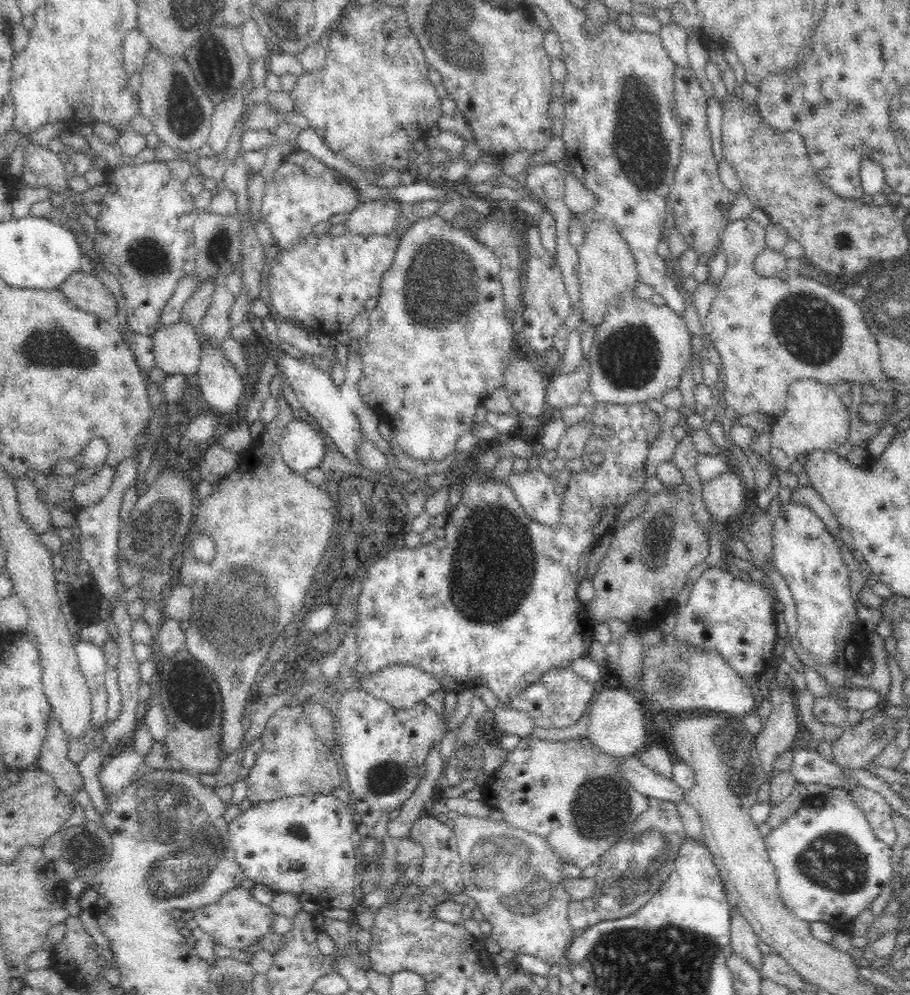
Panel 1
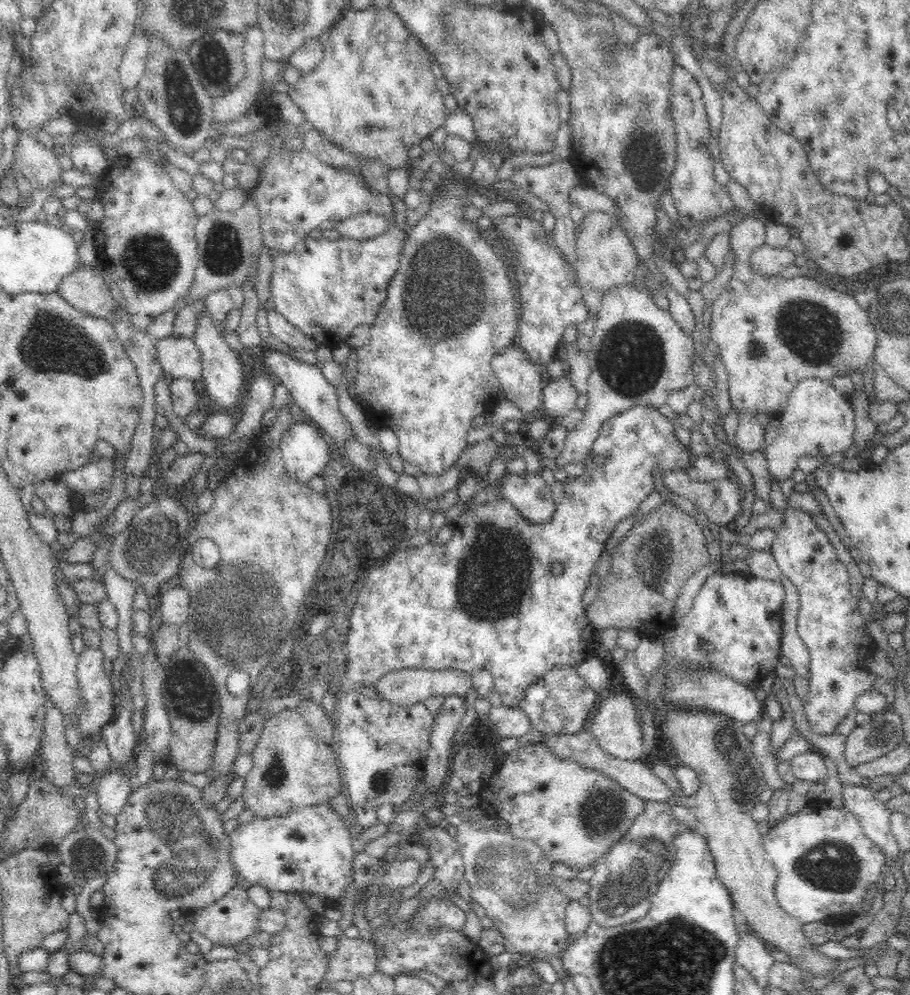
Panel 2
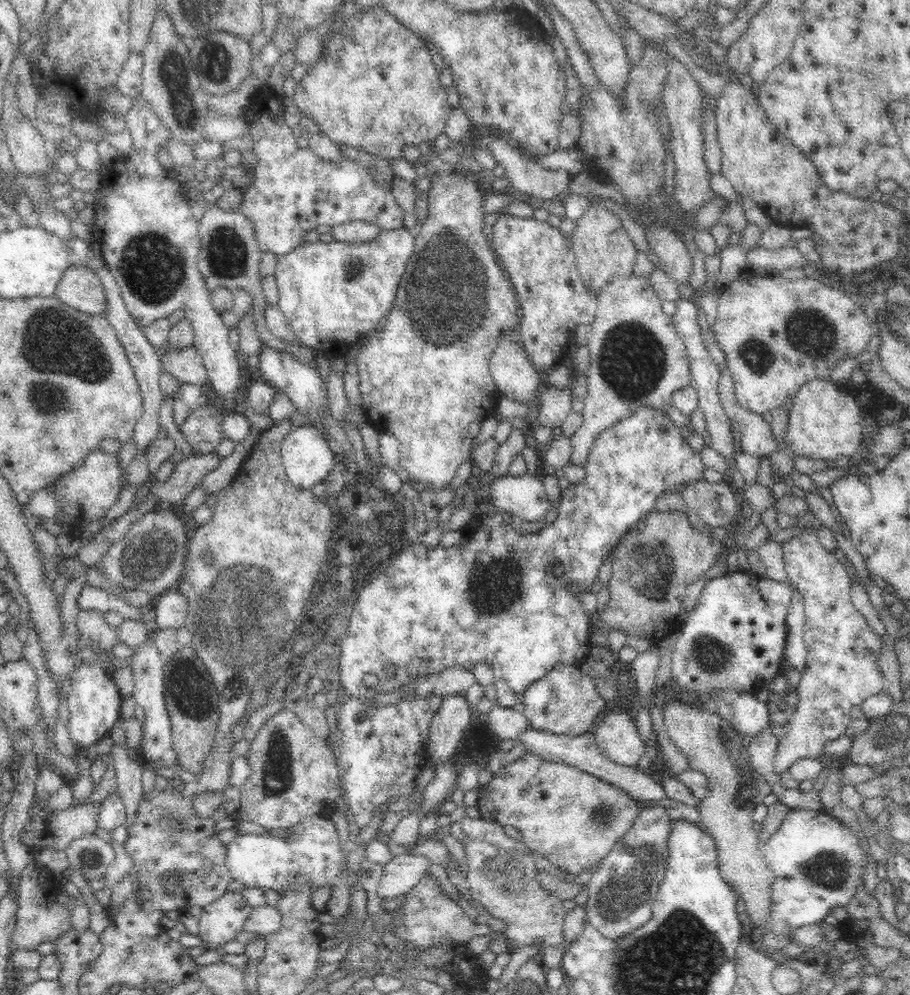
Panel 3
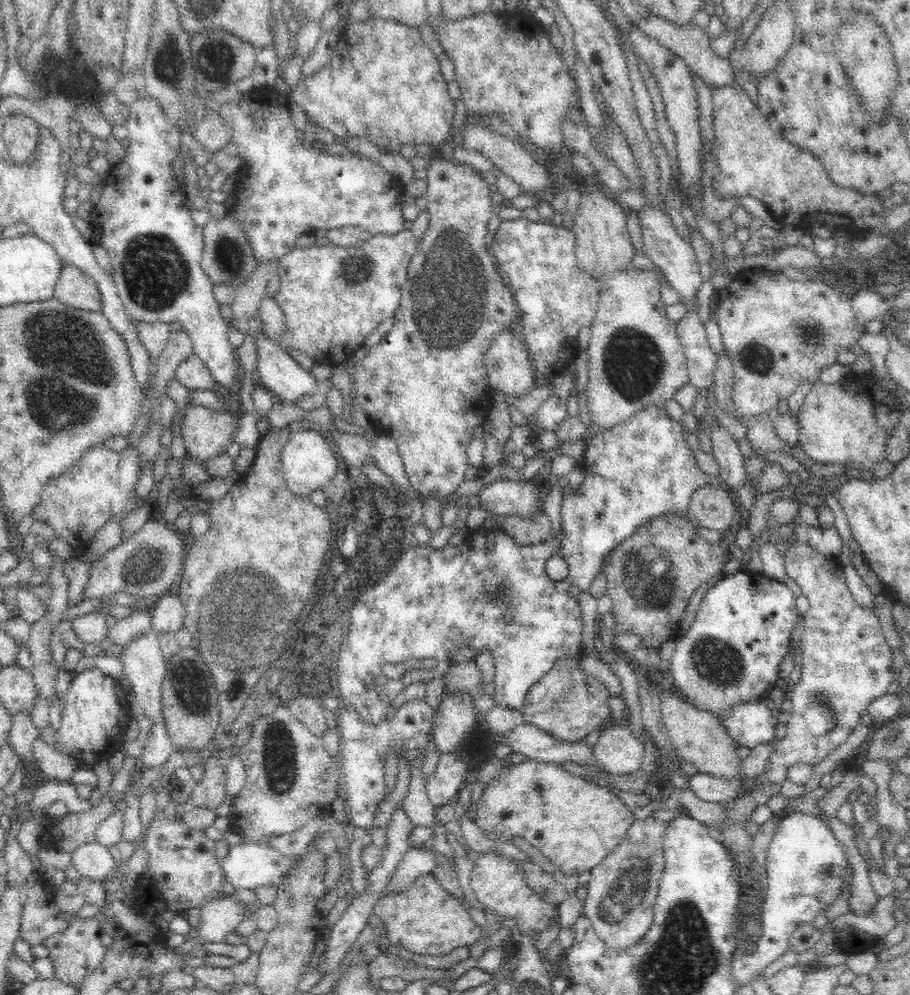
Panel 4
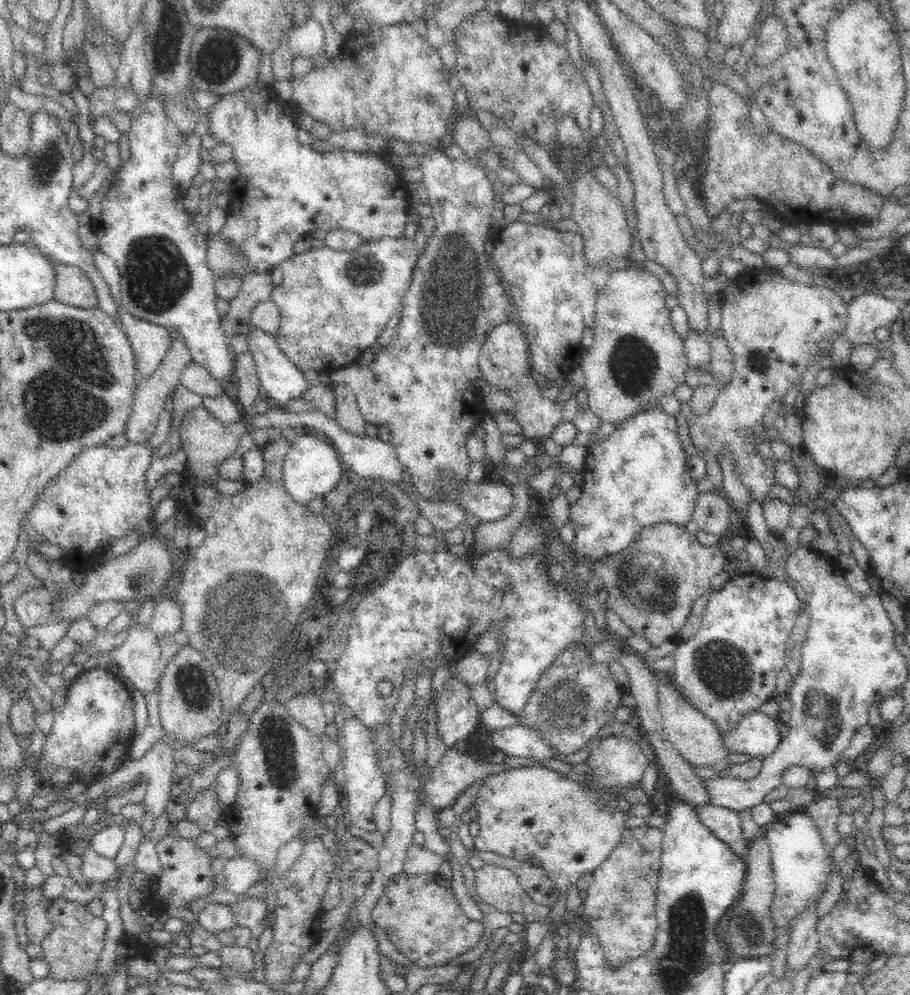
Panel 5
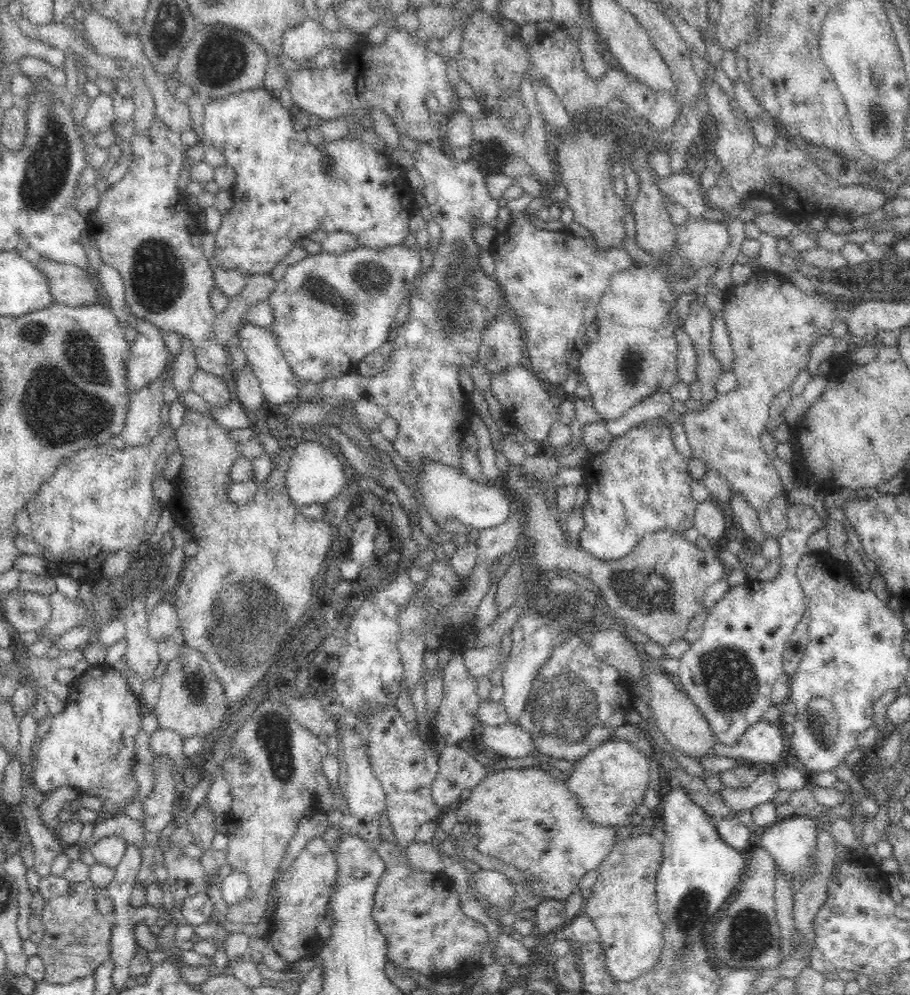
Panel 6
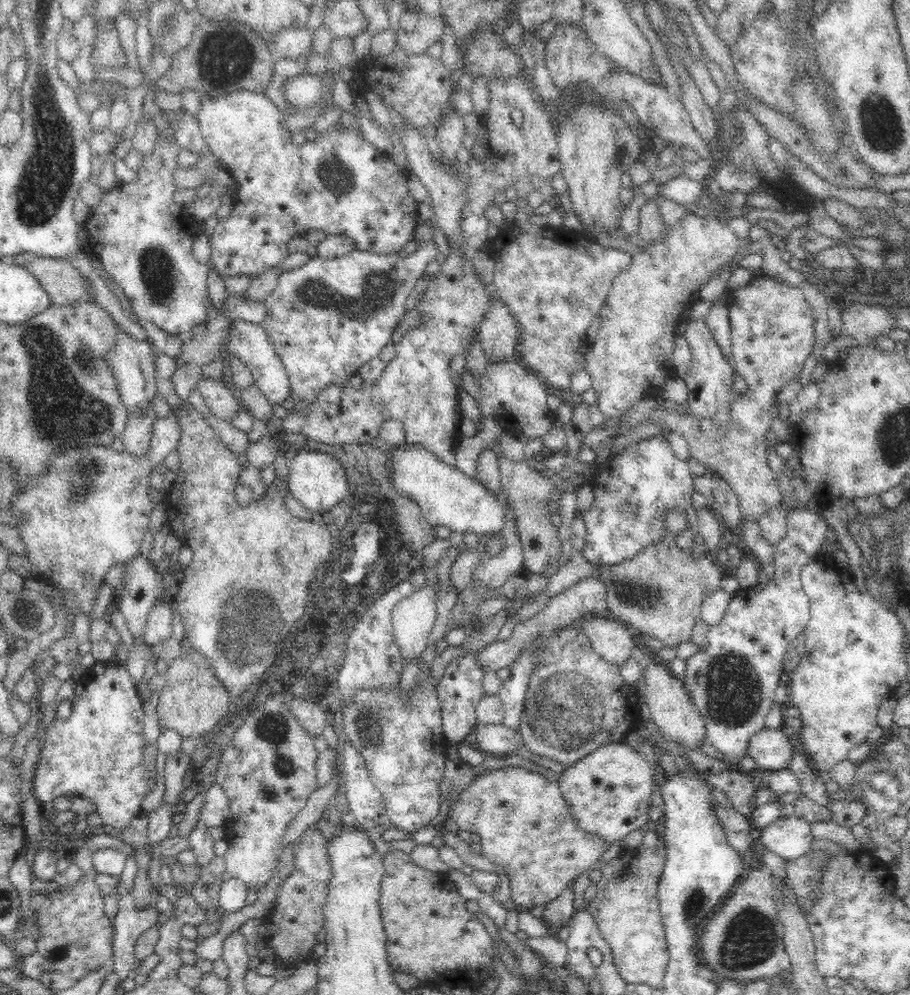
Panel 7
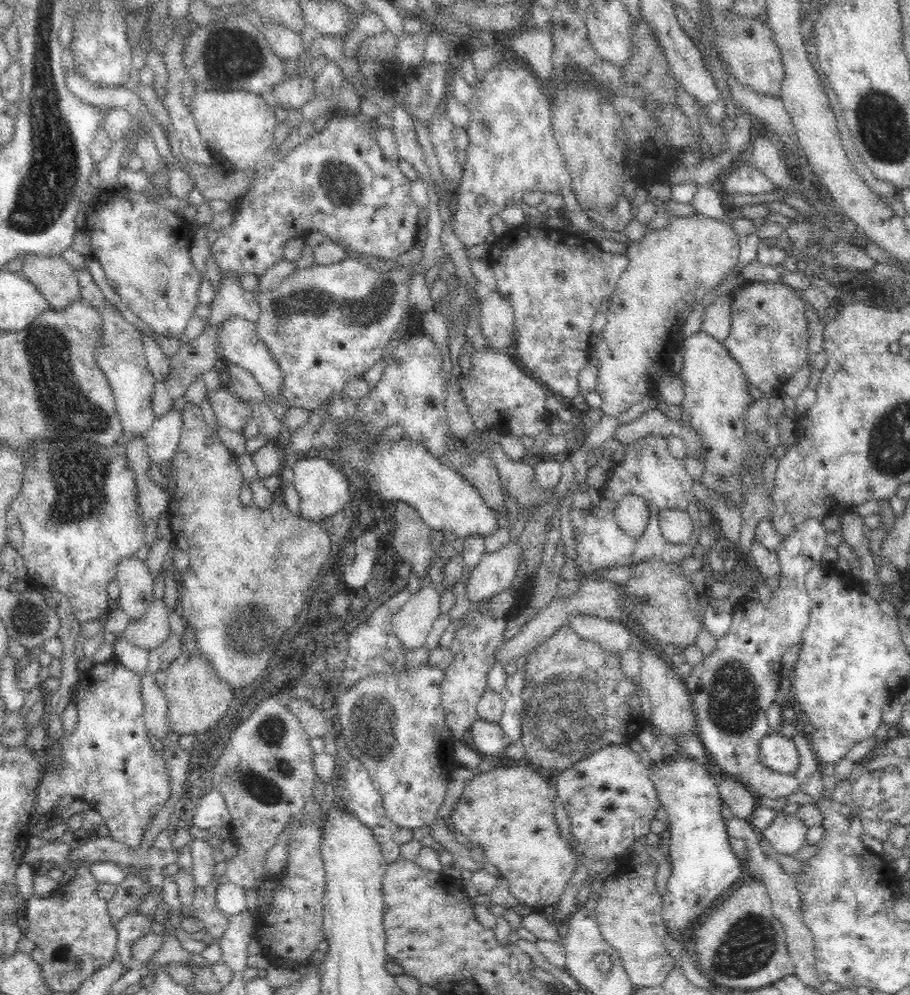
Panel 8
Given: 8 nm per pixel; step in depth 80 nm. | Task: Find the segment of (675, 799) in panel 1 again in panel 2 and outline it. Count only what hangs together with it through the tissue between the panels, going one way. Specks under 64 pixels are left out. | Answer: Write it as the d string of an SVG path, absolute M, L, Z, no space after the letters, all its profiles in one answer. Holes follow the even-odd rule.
M588 728L575 735L552 735L542 733L541 738L536 741L544 745L562 760L574 761L584 769L592 769L596 773L604 775L617 782L617 784L633 796L640 798L643 802L669 802L674 799L673 793L663 784L648 766L644 765L643 760L621 761L606 754L598 743L594 740Z

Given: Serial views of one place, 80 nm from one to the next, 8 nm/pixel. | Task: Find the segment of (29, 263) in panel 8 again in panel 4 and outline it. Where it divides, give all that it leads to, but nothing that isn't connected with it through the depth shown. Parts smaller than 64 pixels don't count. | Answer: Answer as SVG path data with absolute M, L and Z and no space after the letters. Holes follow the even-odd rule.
M72 265L61 266L53 297L74 309L82 311L101 309L96 281Z

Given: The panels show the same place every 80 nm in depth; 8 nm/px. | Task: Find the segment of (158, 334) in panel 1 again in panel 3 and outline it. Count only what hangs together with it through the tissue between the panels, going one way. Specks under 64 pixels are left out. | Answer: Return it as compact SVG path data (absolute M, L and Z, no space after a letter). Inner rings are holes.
M193 347L172 354L163 351L160 360L162 370L182 385L203 387L209 383L208 372Z

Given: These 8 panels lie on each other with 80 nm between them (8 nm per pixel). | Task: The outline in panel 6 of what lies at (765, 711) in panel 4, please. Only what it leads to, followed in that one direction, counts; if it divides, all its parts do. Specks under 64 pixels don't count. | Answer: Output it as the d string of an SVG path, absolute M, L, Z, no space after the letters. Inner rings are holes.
M765 718L750 727L733 747L714 744L712 756L734 758L760 768L779 768L788 756L787 740L781 724L769 723Z

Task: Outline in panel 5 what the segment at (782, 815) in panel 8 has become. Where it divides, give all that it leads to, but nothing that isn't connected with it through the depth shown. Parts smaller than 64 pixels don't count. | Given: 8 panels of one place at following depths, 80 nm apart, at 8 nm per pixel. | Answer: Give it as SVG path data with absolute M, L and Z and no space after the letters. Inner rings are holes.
M804 812L790 813L782 822L774 822L765 833L765 838L772 856L772 871L776 877L771 917L778 935L784 930L787 920L792 923L794 916L804 910L808 900L820 900L823 897L818 894L825 890L827 875L834 863L833 856L827 854L814 820Z

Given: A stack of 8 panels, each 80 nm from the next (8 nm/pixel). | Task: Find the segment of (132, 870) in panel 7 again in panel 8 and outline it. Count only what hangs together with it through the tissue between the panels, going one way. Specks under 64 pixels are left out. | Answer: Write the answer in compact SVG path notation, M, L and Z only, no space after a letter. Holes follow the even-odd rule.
M132 913L122 920L115 921L114 928L117 931L117 958L128 966L131 959L131 947L138 938L148 935L155 928L152 926L153 917L142 913Z

